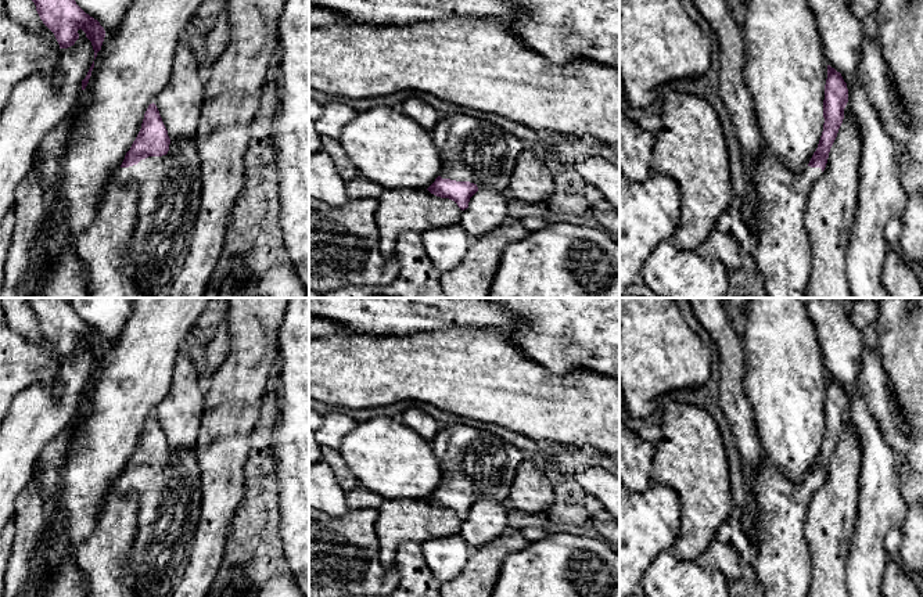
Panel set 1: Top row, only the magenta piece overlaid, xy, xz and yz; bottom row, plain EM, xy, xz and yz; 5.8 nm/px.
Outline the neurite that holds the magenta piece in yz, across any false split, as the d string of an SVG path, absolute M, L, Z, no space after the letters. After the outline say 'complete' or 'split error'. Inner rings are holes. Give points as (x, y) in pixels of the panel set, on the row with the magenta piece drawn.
M827 65L823 132L808 166L794 173L777 157L761 148L754 168L758 227L753 253L768 298L805 298L812 260L805 229L808 195L826 168L847 103L847 83L840 72Z; split error

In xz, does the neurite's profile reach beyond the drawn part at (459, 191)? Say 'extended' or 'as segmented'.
extended

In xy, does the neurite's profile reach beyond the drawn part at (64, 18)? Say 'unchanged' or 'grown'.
unchanged

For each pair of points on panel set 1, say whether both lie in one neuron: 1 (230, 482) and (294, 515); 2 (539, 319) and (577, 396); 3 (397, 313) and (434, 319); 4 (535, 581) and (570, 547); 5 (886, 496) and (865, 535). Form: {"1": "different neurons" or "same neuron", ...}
{"1": "different neurons", "2": "different neurons", "3": "same neuron", "4": "same neuron", "5": "same neuron"}

